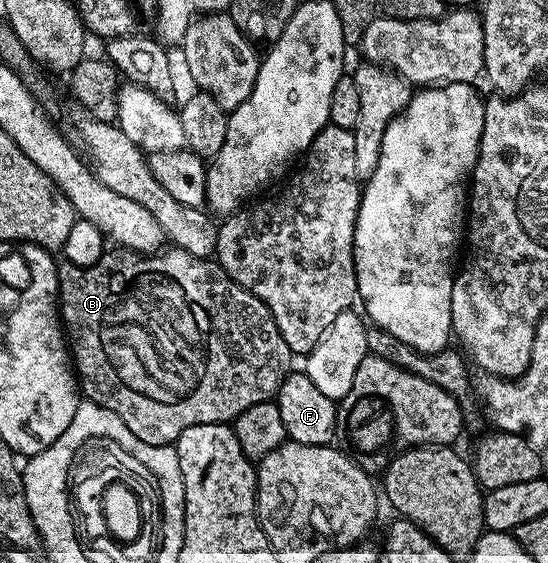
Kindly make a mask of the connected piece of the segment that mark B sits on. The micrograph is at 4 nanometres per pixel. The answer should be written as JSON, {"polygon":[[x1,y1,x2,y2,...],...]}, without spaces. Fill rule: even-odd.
{"polygon":[[174,246,154,254,111,251,103,255,92,268,78,268,76,264,66,262,58,265,59,310,79,387,86,399,98,401,101,398,103,407,116,412,125,422,125,426,129,426,129,430,133,430,133,434,141,438,141,442,174,445,179,435,189,430,189,426,233,422,242,412,249,410,249,406,257,406,266,400,274,401,278,397,284,376,292,371,293,353,289,346,285,346,285,338,281,338,281,330,277,330,277,322,265,302,261,302,249,290,233,282,218,262,205,256,194,256]]}

